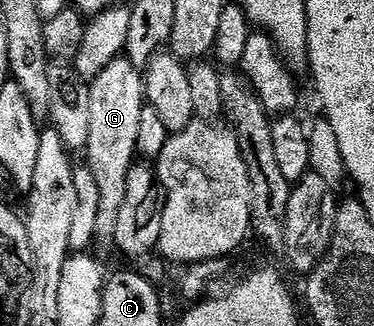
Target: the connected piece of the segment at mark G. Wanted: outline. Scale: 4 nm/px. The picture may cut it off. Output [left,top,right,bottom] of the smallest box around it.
[83,57,147,240]

